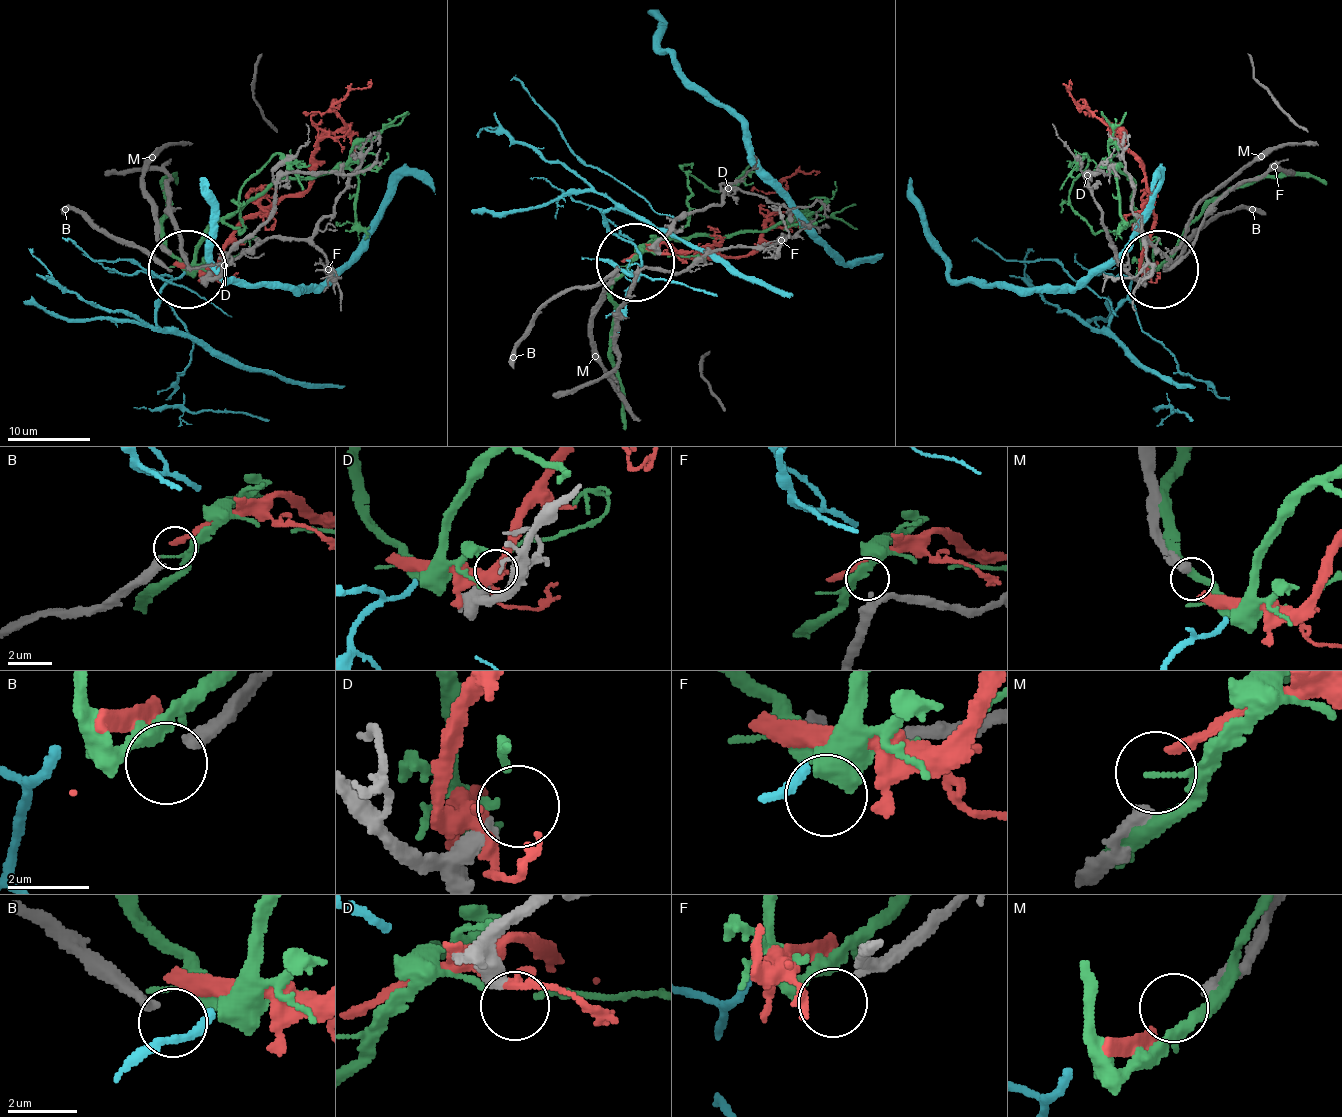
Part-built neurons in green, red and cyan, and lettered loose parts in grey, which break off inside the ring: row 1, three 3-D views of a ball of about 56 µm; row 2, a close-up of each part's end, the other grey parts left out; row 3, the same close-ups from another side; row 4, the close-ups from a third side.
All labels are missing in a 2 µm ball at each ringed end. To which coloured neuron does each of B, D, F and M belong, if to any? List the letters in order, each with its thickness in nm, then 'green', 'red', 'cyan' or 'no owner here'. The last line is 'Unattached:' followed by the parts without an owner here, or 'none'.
B: 320 nm | no owner here
D: 480 nm | no owner here
F: 240 nm | no owner here
M: 420 nm | red
Unattached: B, D, F

